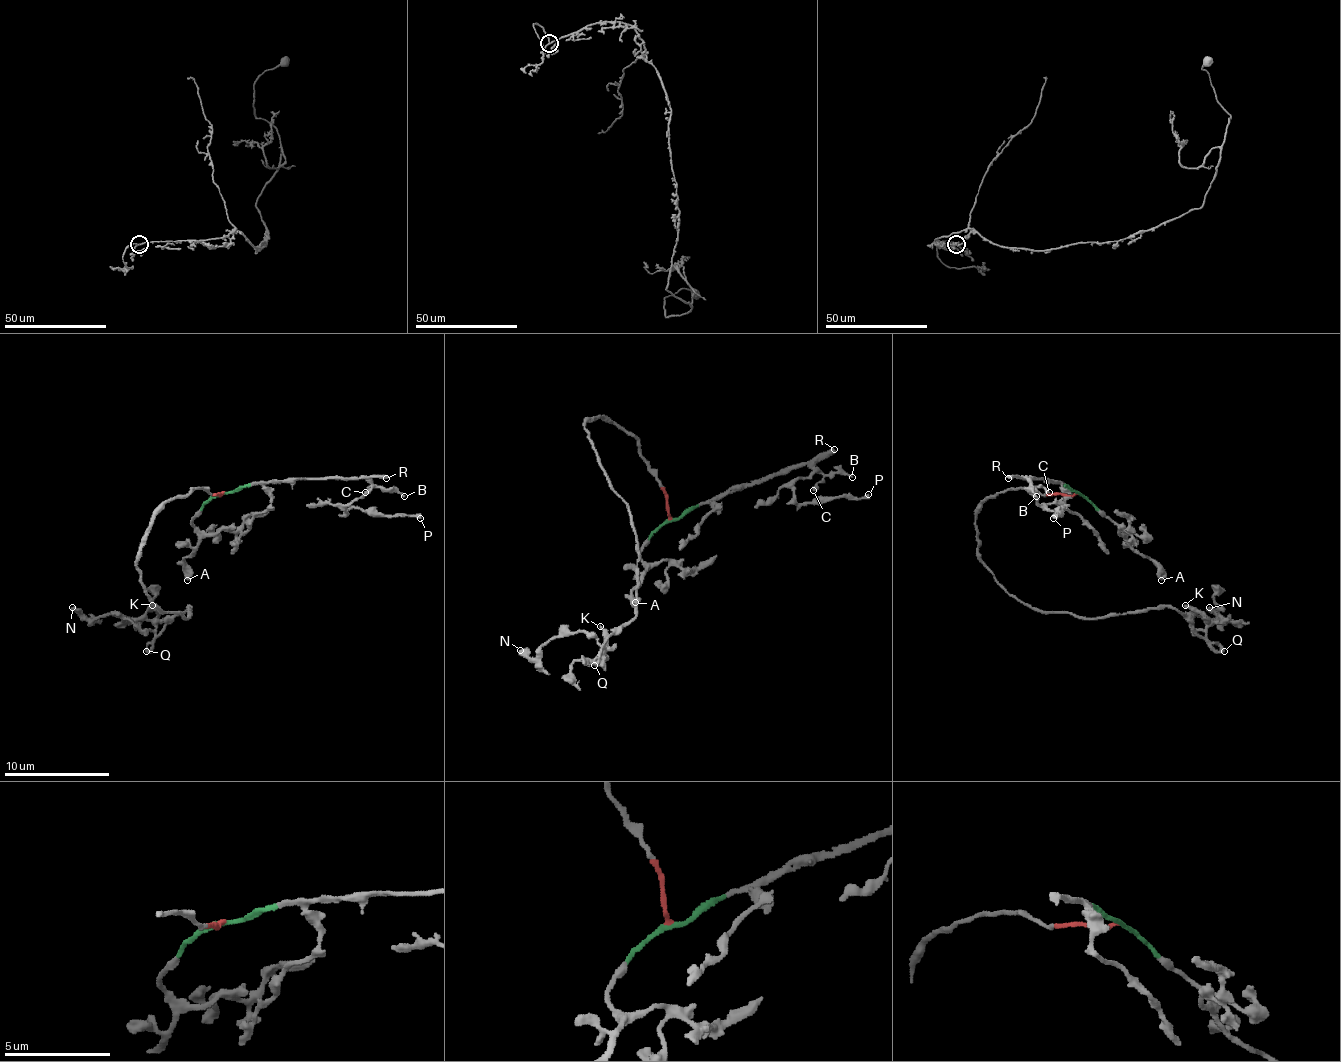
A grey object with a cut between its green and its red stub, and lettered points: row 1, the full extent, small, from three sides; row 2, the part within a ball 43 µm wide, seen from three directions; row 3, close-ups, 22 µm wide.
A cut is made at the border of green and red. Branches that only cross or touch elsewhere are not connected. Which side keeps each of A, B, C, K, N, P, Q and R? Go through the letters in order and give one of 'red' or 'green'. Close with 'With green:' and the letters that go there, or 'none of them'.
A: green
B: green
C: green
K: red
N: red
P: green
Q: red
R: green
With green: A, B, C, P, R

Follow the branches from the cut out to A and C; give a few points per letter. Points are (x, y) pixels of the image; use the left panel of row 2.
A: (222, 493), (193, 520), (199, 543), (183, 562), (188, 567), (188, 580)
C: (222, 493), (230, 493), (254, 483), (357, 477), (373, 485), (365, 493)

